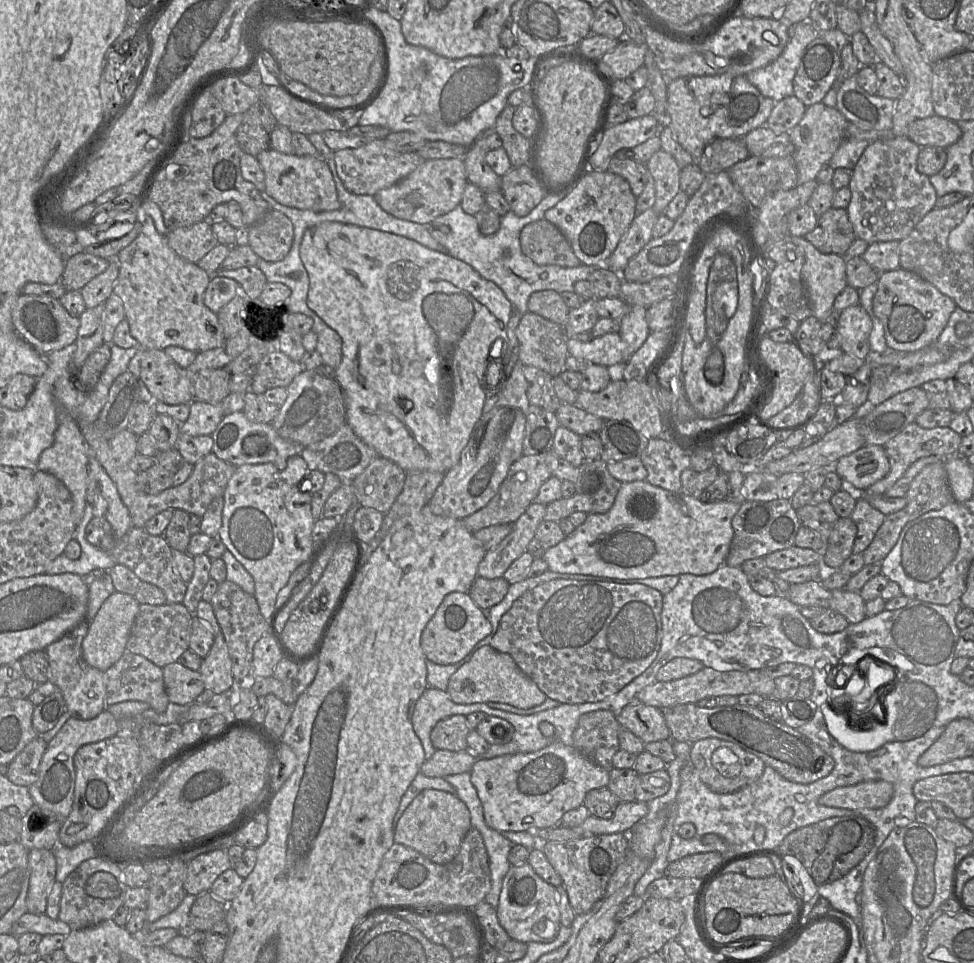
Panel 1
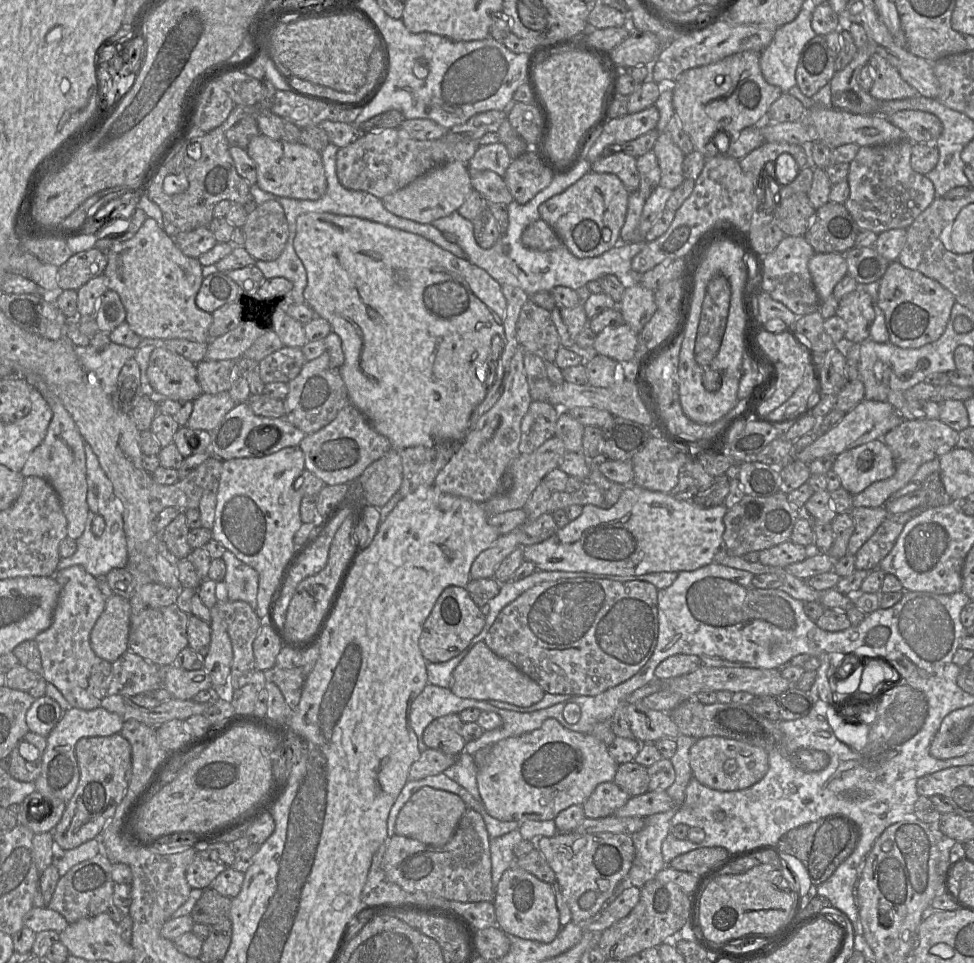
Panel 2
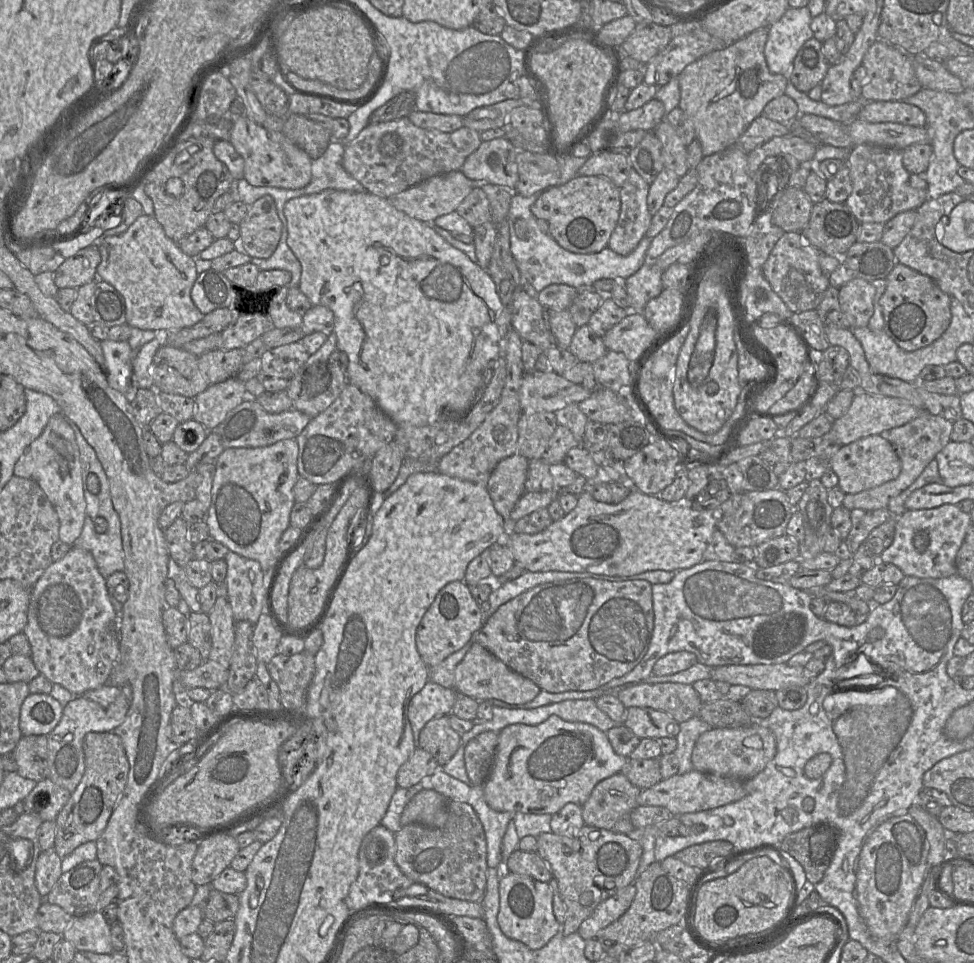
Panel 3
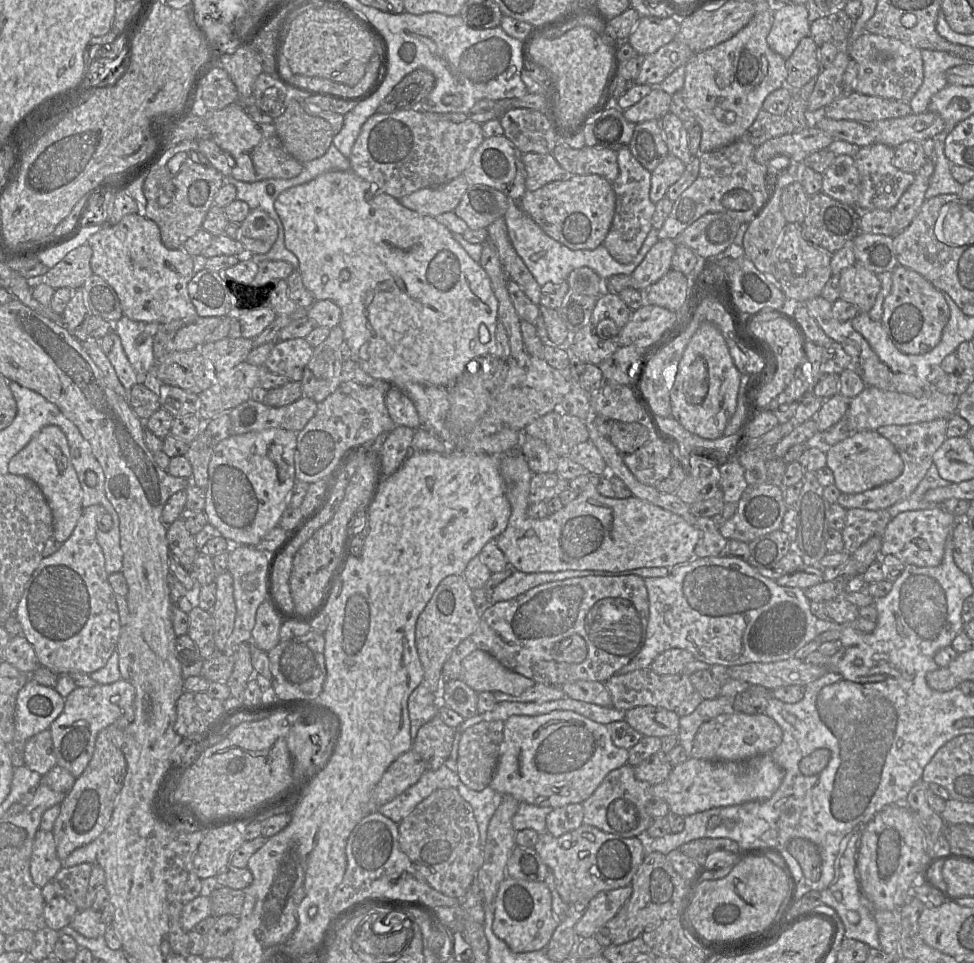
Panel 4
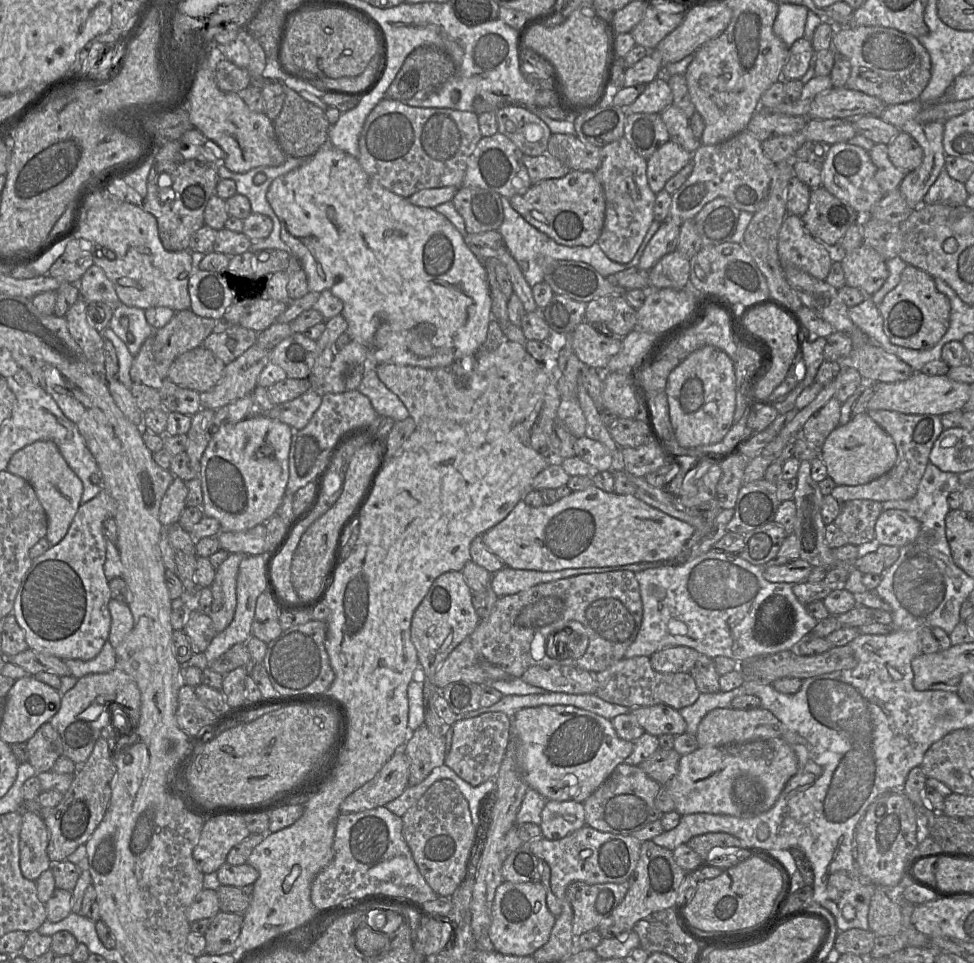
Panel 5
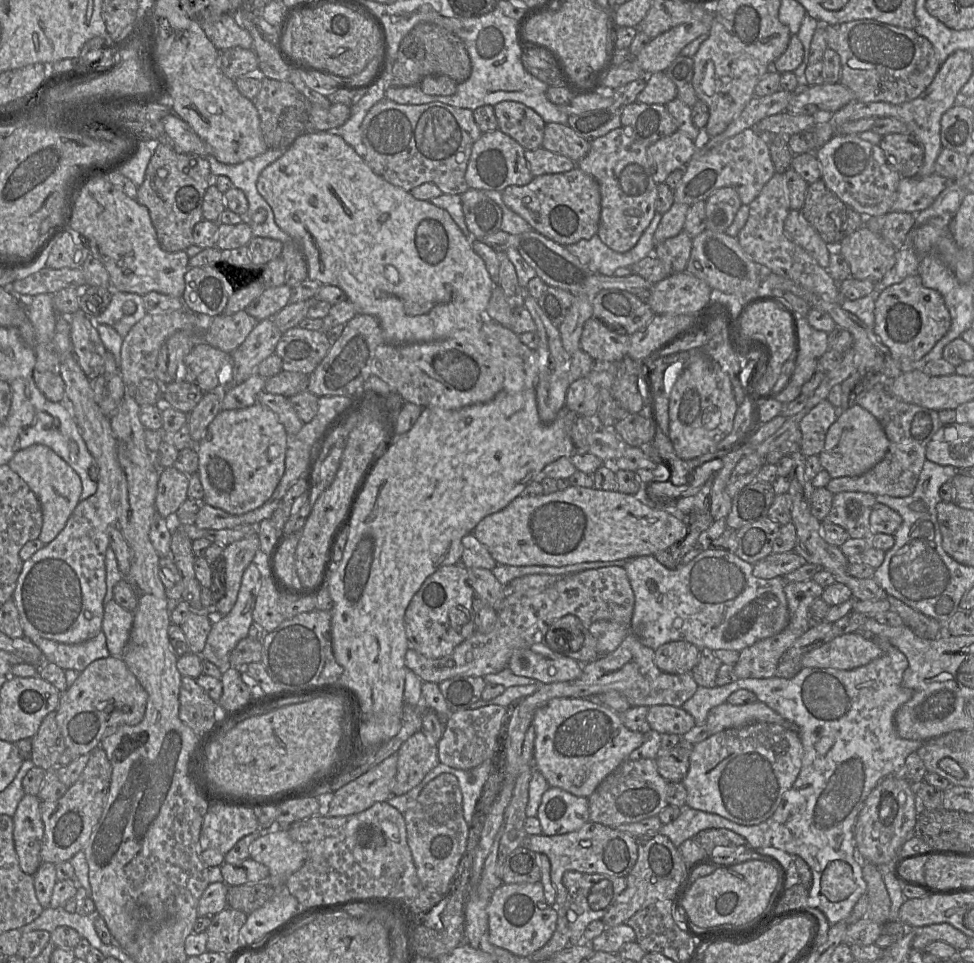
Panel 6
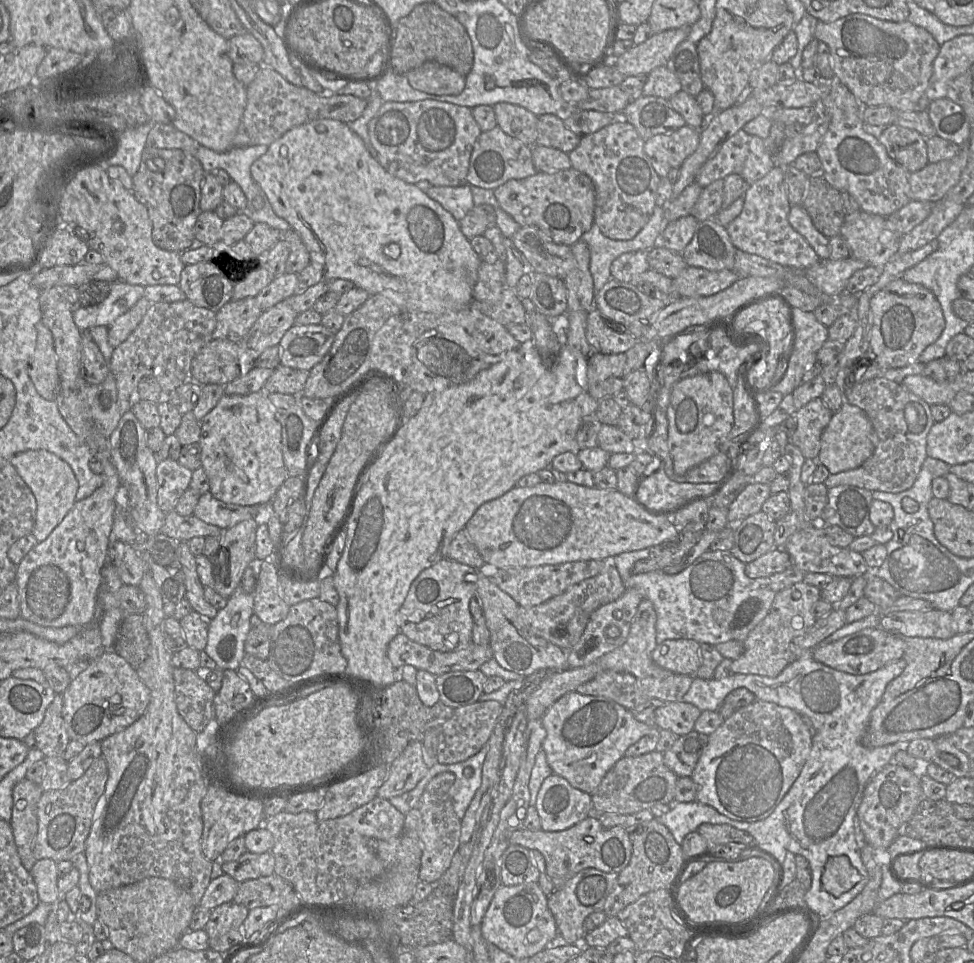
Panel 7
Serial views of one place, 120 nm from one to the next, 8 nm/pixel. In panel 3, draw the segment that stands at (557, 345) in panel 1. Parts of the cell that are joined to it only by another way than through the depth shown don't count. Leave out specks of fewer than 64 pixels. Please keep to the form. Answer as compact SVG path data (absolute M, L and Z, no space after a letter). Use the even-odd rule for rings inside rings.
M522 288L513 293L512 327L521 337L545 352L551 347L550 334L543 319L543 306L537 298L528 295Z

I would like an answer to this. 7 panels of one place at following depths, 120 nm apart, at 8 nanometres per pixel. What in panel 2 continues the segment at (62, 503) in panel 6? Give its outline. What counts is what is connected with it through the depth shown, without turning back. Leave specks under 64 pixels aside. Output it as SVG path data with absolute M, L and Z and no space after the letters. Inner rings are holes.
M26 375L24 379L36 388L52 409L52 419L42 443L29 455L20 473L24 477L38 476L46 479L57 492L67 520L67 536L78 539L85 528L89 507L87 504L86 456L84 440L60 398L39 375Z

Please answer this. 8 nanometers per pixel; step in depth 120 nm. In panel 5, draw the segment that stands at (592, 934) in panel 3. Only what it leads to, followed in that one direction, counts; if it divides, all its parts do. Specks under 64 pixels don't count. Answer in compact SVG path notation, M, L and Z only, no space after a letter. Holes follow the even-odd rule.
M573 881L566 888L573 910L574 937L595 930L624 899L629 881L622 883L587 884Z

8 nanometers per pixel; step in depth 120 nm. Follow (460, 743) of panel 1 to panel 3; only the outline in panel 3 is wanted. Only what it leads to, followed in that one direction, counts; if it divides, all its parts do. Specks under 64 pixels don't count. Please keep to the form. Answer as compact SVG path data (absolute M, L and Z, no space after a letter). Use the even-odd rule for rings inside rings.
M449 716L434 718L420 731L419 746L444 766L457 752L461 735L452 729Z

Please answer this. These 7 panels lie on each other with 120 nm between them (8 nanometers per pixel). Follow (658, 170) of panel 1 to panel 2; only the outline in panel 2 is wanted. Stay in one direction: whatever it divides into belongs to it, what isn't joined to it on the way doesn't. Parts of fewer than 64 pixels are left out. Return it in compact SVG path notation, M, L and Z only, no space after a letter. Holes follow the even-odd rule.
M667 132L659 133L652 151L656 155L661 170L659 185L670 190L676 189L685 179L683 174L685 155Z

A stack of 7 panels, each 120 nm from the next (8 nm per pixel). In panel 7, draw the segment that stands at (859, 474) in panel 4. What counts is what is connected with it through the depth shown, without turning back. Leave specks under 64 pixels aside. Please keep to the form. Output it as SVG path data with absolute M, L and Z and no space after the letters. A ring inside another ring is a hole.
M844 401L822 433L817 462L824 465L830 474L837 474L861 466L872 455L874 448L875 432L866 413Z

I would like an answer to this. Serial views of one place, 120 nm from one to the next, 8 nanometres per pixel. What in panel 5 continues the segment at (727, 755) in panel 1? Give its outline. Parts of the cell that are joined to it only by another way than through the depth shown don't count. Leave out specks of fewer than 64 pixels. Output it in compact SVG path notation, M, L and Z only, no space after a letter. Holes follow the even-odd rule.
M732 707L716 708L708 712L700 721L696 733L699 747L738 744L754 740L781 737L783 728L778 718L769 710L758 707L740 710Z

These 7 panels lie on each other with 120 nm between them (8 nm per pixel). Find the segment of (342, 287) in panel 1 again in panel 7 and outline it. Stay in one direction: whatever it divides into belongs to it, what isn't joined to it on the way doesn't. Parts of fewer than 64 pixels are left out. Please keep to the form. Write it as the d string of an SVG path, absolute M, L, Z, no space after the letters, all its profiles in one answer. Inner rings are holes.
M318 119L288 130L268 146L265 154L251 165L251 175L269 199L275 214L286 220L303 240L309 254L310 263L321 270L323 280L346 279L355 287L364 289L369 295L392 290L406 296L405 311L445 313L469 308L473 301L473 288L477 282L478 270L482 263L470 241L461 232L459 222L438 202L432 200L416 184L407 183L388 173L367 150L363 140L347 123L334 119Z

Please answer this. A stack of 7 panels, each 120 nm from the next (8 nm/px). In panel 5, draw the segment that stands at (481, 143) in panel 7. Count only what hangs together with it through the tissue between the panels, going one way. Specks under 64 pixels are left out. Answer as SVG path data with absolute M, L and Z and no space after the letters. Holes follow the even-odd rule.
M499 132L489 137L482 137L468 158L463 187L494 191L508 199L516 194L524 194L532 184L523 163L523 155L509 138Z

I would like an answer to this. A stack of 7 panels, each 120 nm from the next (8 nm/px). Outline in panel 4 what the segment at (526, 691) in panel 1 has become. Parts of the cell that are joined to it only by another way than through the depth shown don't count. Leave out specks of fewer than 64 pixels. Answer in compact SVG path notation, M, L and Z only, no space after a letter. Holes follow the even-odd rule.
M475 650L462 662L461 680L477 693L500 691L519 696L535 682L504 667L488 652Z

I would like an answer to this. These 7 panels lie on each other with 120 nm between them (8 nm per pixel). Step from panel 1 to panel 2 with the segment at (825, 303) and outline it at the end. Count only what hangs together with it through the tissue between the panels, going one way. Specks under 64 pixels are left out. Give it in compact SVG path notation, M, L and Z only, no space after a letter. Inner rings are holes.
M815 253L808 262L808 269L820 301L825 301L832 295L835 285L847 274L845 254Z

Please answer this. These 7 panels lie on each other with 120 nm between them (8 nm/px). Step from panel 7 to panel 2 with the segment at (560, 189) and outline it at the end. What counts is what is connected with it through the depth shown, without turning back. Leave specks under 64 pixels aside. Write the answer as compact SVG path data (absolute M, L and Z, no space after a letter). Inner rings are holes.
M589 171L565 191L543 202L538 211L574 256L595 257L620 243L629 194L616 175Z

